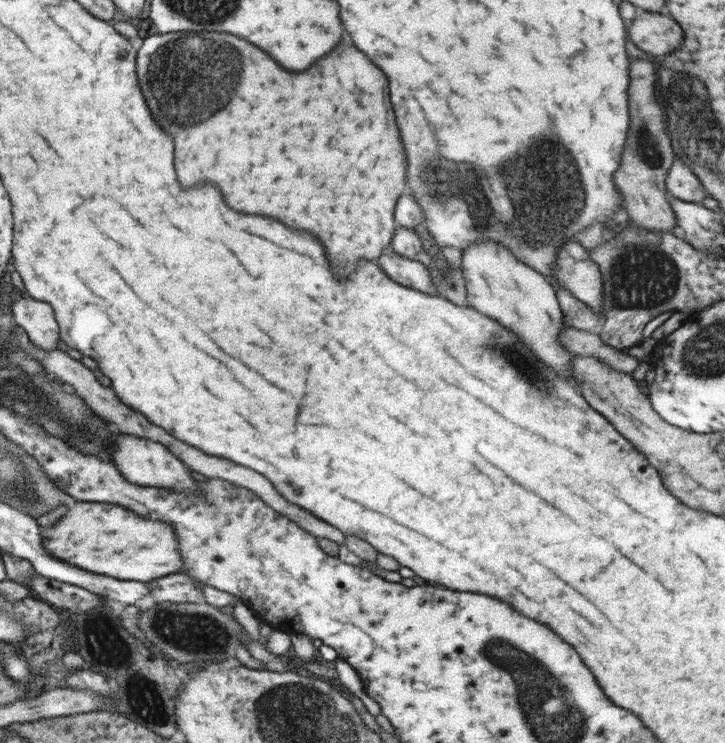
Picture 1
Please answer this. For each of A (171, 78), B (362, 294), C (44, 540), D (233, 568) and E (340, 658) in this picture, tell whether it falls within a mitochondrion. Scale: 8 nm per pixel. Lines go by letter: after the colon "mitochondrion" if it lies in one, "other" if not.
A: mitochondrion
B: other
C: other
D: other
E: other

